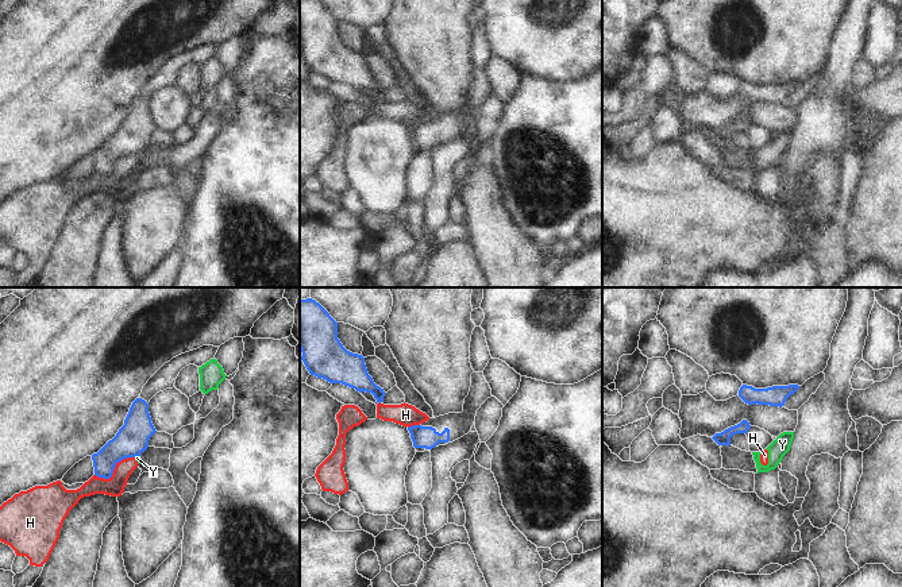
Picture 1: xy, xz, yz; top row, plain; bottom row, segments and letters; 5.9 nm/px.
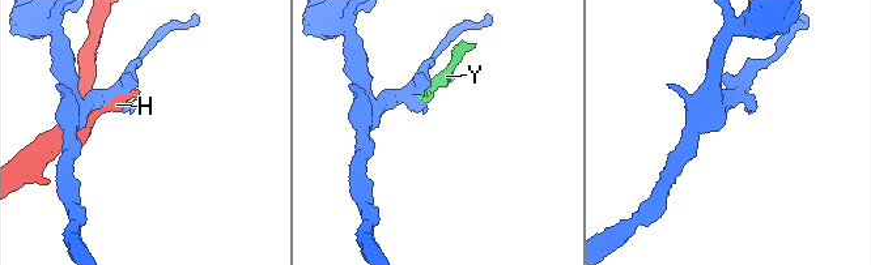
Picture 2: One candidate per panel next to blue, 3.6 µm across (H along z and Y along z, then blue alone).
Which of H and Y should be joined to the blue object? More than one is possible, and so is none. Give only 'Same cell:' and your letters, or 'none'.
Same cell: none

